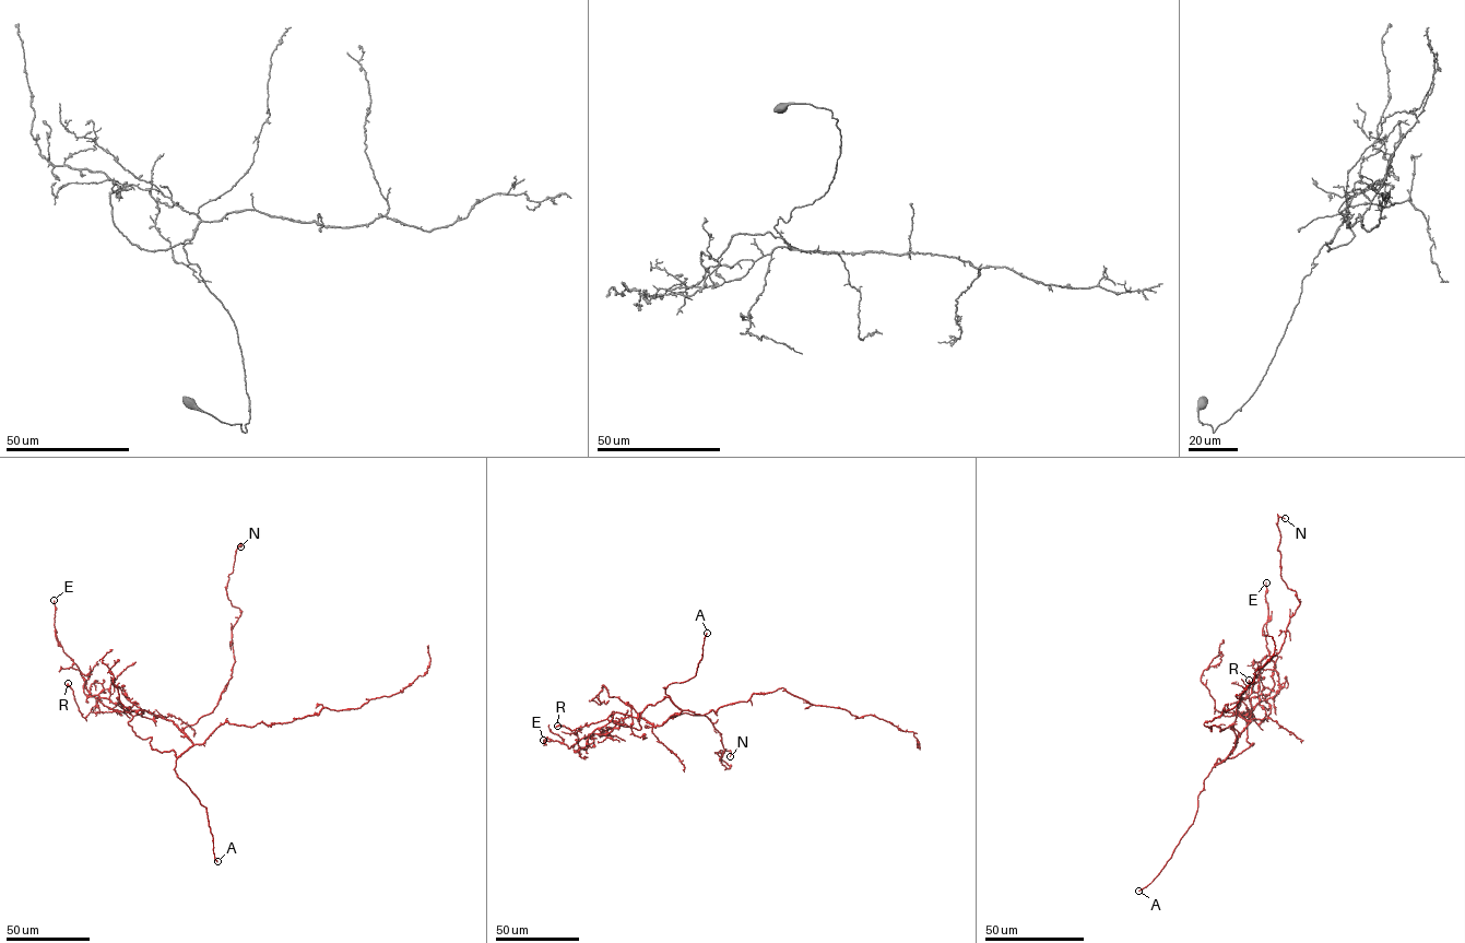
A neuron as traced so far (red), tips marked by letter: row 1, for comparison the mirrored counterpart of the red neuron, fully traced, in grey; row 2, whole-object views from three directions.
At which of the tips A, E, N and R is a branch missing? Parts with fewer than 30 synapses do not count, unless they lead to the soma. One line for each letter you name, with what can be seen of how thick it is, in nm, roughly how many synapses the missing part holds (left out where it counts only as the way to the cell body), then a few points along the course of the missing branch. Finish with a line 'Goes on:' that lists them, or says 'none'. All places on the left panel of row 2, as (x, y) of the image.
A: 190 nm thick; missing branch runs (217, 861), (219, 864), (209, 876), (190, 875)
Goes on: A

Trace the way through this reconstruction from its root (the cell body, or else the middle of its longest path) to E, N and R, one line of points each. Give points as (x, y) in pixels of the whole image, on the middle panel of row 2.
E: (703, 715), (683, 710), (662, 725), (653, 726), (642, 718), (615, 712), (609, 722), (572, 747), (543, 740)
N: (703, 715), (673, 717), (706, 716), (721, 733), (728, 768), (716, 753), (730, 756)
R: (703, 715), (683, 710), (662, 725), (653, 726), (642, 718), (614, 712), (605, 719), (574, 730), (557, 726)

